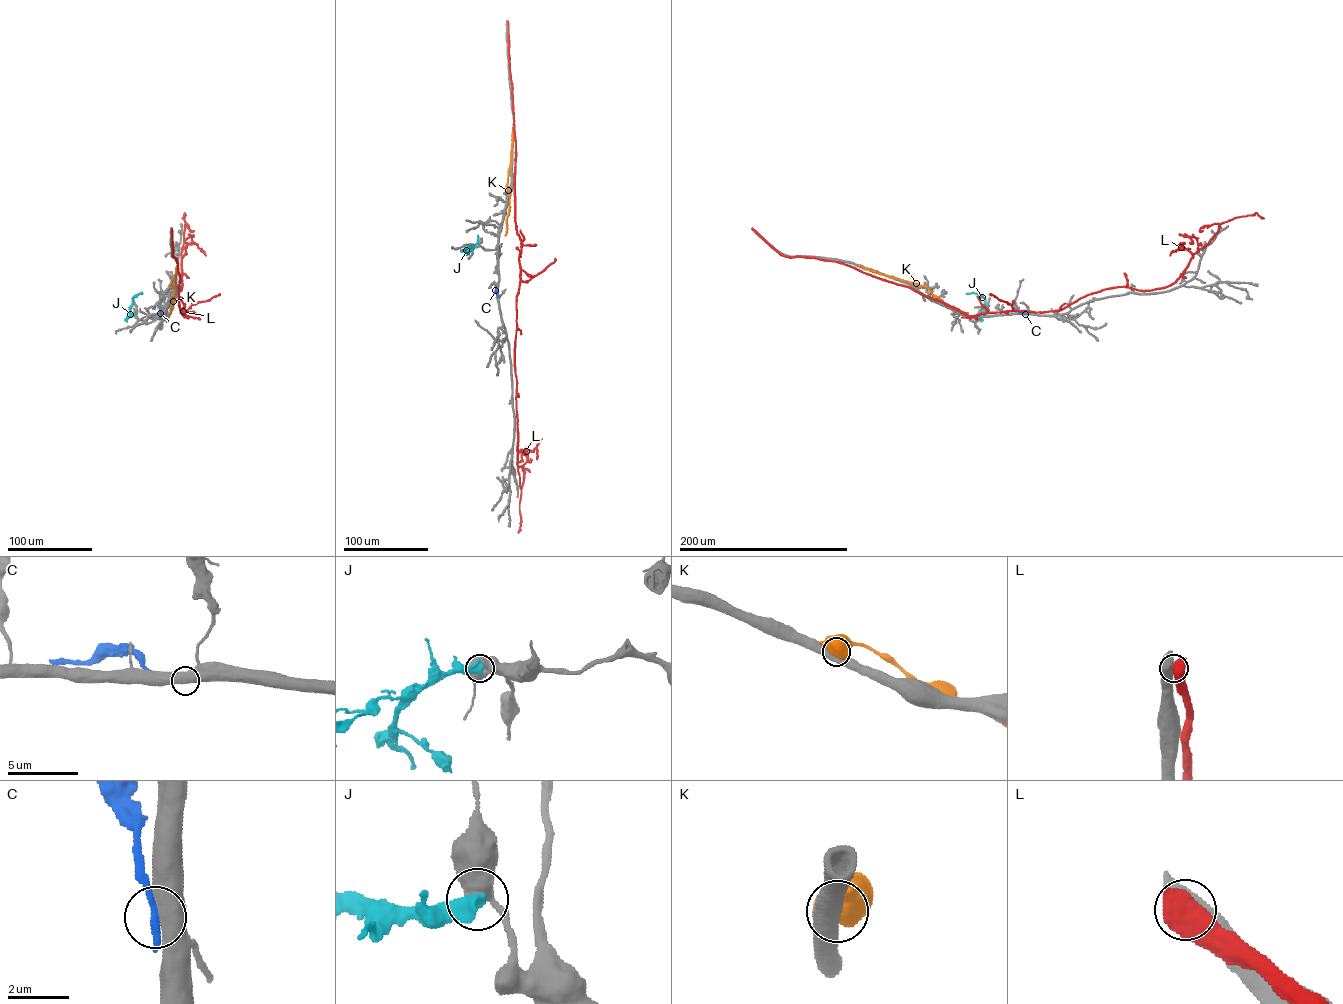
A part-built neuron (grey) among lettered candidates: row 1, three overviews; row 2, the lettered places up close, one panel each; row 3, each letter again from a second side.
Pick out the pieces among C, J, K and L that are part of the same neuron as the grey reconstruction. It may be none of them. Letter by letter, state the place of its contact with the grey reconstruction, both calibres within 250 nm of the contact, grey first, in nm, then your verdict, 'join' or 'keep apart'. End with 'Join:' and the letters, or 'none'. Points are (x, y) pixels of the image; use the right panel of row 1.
C: contact (1026, 314); calibres 550 and 320 nm; keep apart
J: contact (978, 315); calibres 500 and 600 nm; keep apart
K: contact (860, 266); calibres 600 and 800 nm; keep apart
L: contact (752, 229); calibres 550 and 550 nm; keep apart
Join: none

